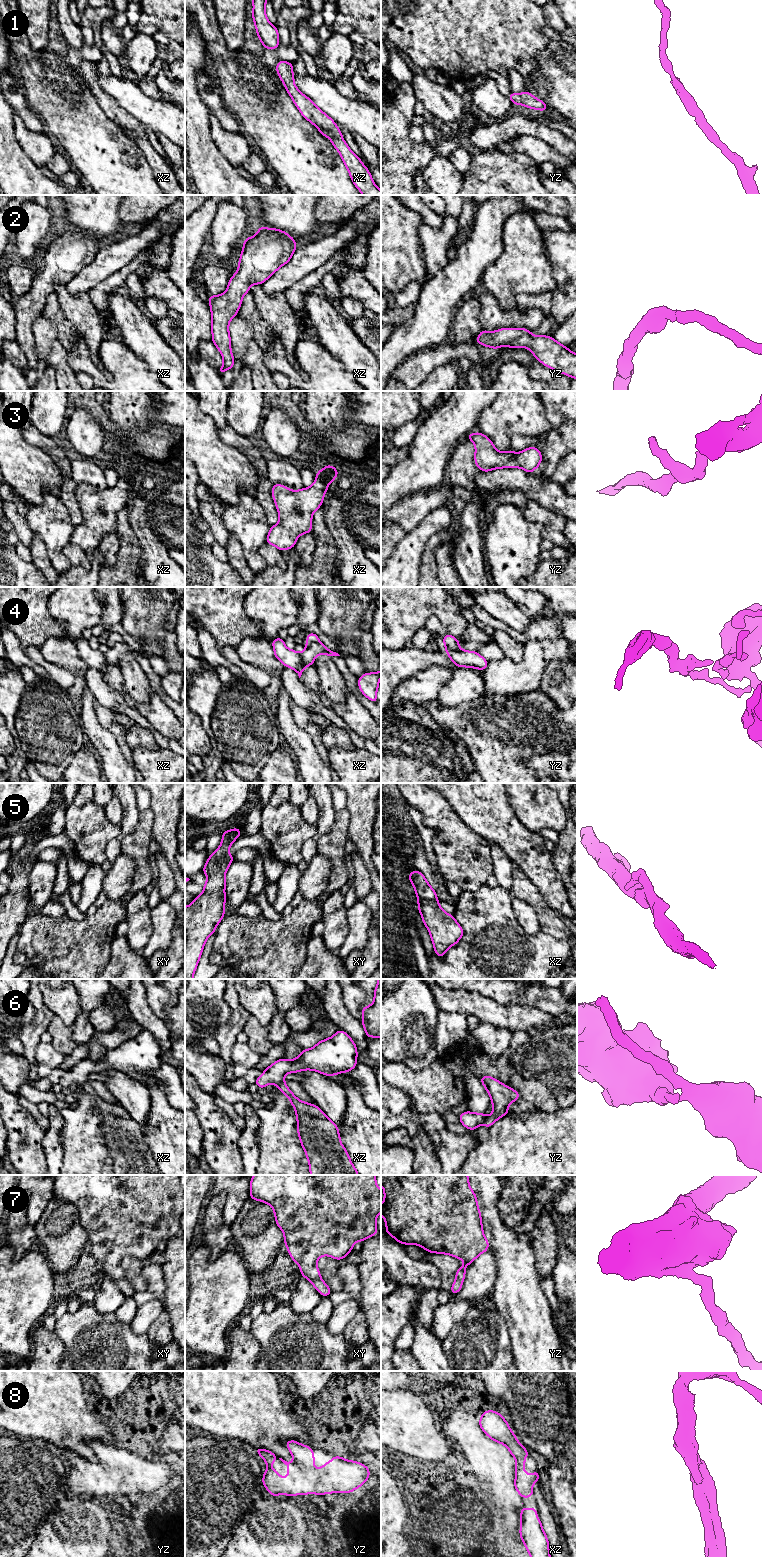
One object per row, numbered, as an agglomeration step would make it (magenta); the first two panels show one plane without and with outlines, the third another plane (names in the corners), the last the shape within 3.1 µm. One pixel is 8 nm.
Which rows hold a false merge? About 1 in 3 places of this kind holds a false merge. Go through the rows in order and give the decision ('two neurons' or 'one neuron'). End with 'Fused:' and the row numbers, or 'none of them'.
1: one neuron
2: one neuron
3: one neuron
4: two neurons
5: two neurons
6: two neurons
7: one neuron
8: one neuron
Fused: 4, 5, 6

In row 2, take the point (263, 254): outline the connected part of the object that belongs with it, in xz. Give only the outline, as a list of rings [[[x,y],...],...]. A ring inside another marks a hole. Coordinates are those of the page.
[[[259,226],[257,234],[243,242],[237,272],[229,279],[226,292],[209,296],[211,340],[223,357],[223,366],[218,369],[220,375],[234,366],[229,322],[237,316],[243,296],[252,284],[263,284],[288,263],[296,248],[294,238],[285,231]]]

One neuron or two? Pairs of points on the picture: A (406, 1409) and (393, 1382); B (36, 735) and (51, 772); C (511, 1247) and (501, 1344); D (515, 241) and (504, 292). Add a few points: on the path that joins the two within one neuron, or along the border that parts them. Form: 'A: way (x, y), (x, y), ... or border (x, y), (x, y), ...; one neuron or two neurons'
A: border (408, 1388), (391, 1390); two neurons
B: way (45, 744), (50, 749), (50, 763); one neuron
C: border (495, 1310), (506, 1323), (510, 1342); two neurons
D: way (515, 254), (515, 270), (506, 279); one neuron

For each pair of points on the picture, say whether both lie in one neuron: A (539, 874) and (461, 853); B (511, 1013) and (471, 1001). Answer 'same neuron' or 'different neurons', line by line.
A: different neurons
B: same neuron

